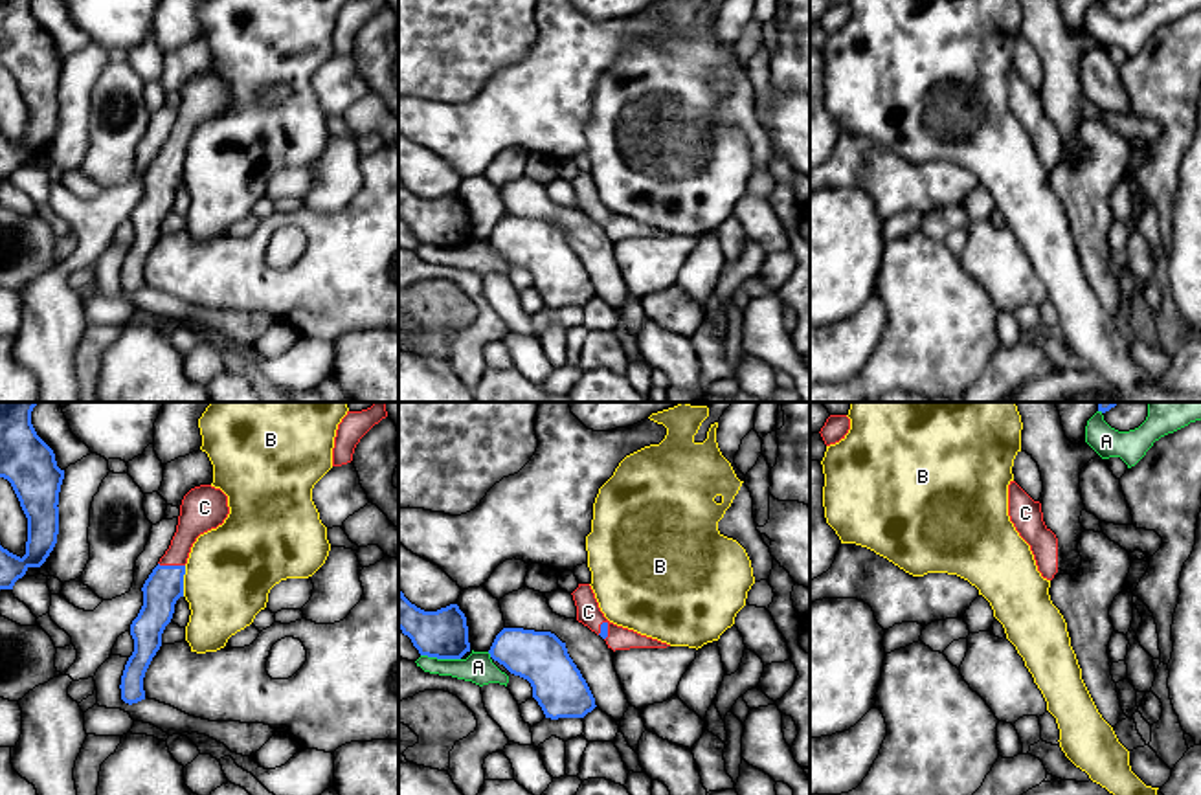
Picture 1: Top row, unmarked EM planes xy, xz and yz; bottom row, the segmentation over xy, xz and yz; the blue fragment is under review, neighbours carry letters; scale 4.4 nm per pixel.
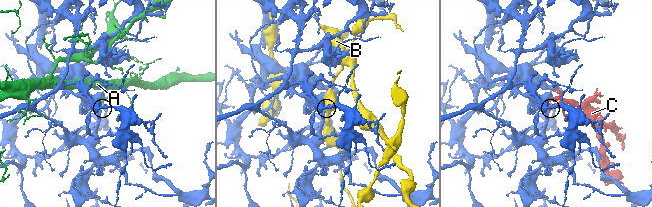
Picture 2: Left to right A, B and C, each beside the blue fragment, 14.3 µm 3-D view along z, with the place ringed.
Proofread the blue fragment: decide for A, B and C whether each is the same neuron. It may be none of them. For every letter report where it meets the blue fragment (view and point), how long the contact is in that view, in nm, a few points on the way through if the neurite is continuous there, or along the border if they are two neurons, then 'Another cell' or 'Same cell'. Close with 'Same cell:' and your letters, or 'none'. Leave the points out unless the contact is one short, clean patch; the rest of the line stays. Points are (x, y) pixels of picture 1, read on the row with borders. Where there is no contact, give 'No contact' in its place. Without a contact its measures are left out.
A: Touches blue at xz (441, 658). Shared border 180 nm. Another cell
B: Touches blue at xy (182, 581). Shared border 140 nm. Another cell
C: Touches blue at xy (171, 566). Shared border 120 nm. Path across: xy (164, 586), (171, 566), (197, 516). Same cell
Same cell: C

